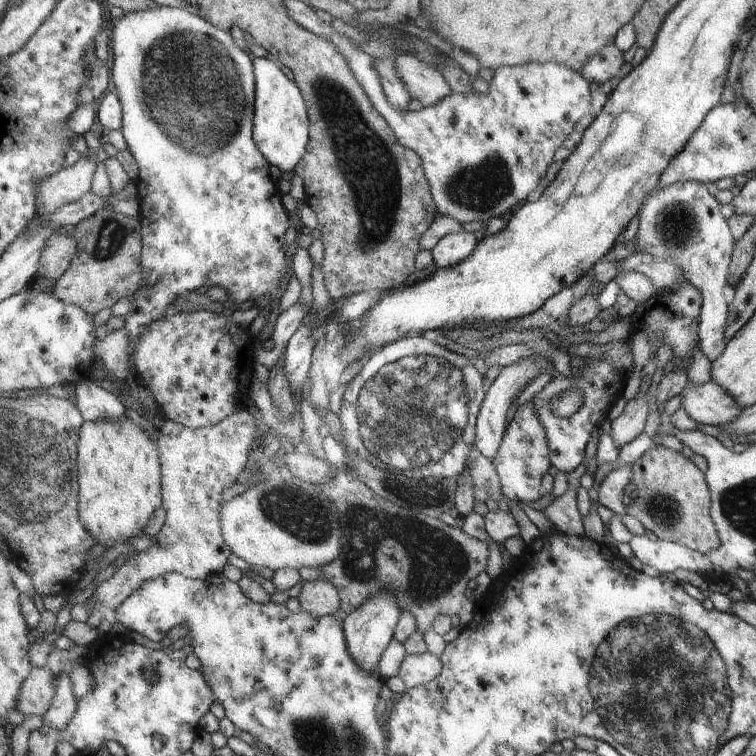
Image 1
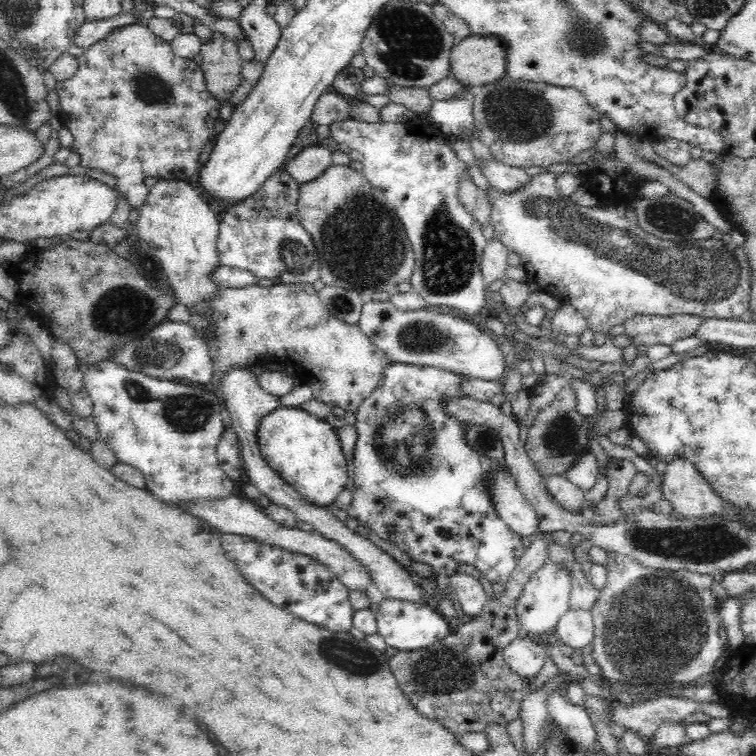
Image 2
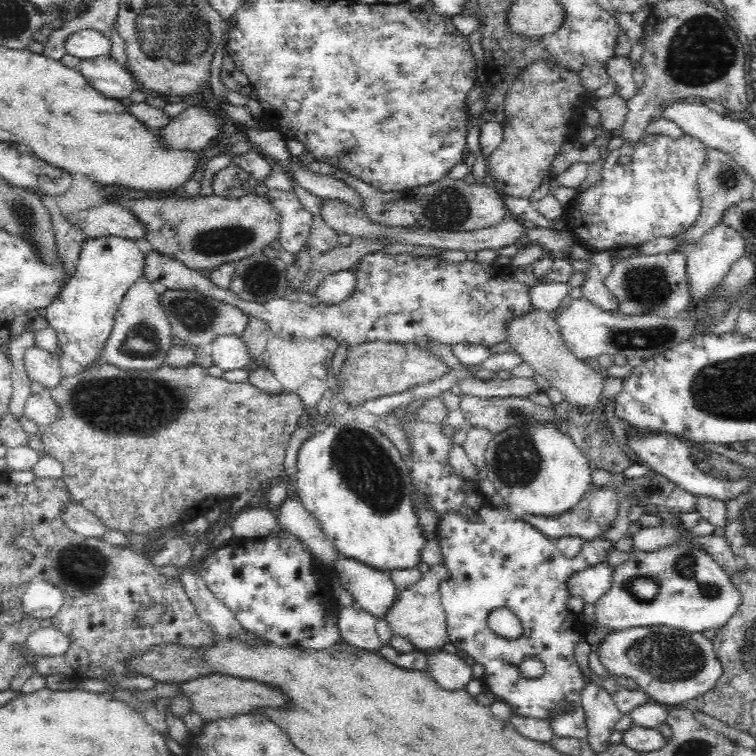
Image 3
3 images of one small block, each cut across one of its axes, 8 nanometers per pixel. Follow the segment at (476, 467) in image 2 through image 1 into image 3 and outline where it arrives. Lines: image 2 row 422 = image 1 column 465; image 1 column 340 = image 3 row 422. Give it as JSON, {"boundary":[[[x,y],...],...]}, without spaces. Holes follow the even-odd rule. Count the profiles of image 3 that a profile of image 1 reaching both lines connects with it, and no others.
{"boundary":[[[412,420],[412,424],[402,426],[404,432],[408,430],[412,436],[412,448],[414,448],[414,478],[416,478],[416,490],[420,492],[420,486],[426,486],[430,492],[434,492],[434,508],[440,514],[438,534],[440,534],[440,548],[444,566],[448,566],[450,576],[440,582],[440,596],[442,596],[442,608],[446,612],[446,624],[448,624],[448,636],[446,642],[454,644],[458,650],[464,650],[468,658],[474,658],[476,664],[484,666],[484,676],[480,678],[484,688],[496,696],[496,702],[502,702],[510,708],[516,716],[526,718],[538,718],[548,720],[548,714],[552,708],[556,708],[562,702],[570,702],[574,706],[574,712],[568,712],[564,716],[552,718],[552,730],[560,738],[580,738],[586,736],[586,718],[582,708],[582,692],[588,688],[590,678],[582,672],[582,668],[574,660],[574,648],[576,644],[586,638],[588,628],[578,620],[578,614],[570,610],[568,602],[572,598],[572,586],[568,580],[576,576],[576,572],[598,566],[606,562],[606,558],[616,550],[612,542],[604,540],[604,534],[594,536],[590,540],[584,540],[572,560],[564,558],[562,552],[556,548],[552,538],[546,538],[540,532],[534,532],[522,518],[514,516],[508,508],[496,508],[492,506],[476,486],[472,486],[470,480],[454,476],[450,464],[448,464],[448,452],[452,448],[450,438],[446,436],[444,428],[438,424],[418,424]],[[498,608],[512,610],[522,628],[524,634],[518,640],[504,640],[494,636],[494,632],[488,628],[490,614]],[[524,656],[538,656],[546,672],[540,680],[524,680],[518,676],[518,664]]]}

